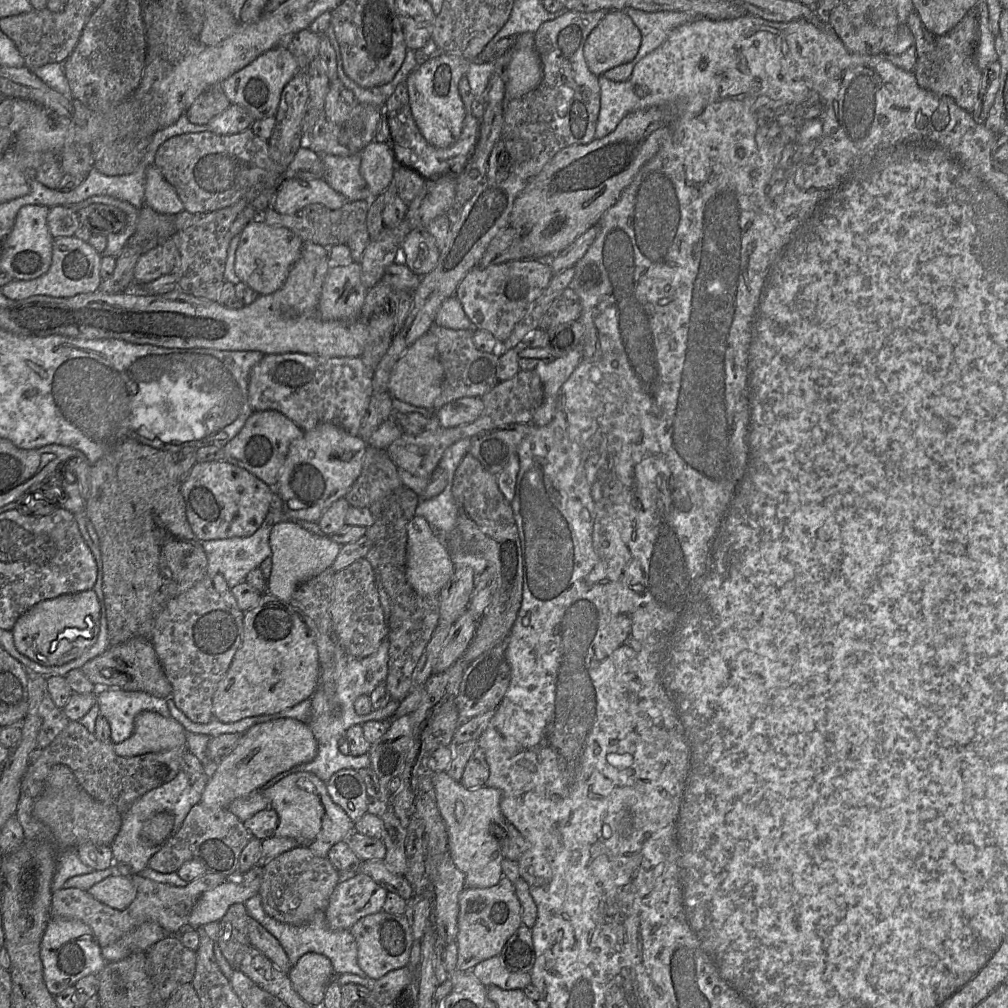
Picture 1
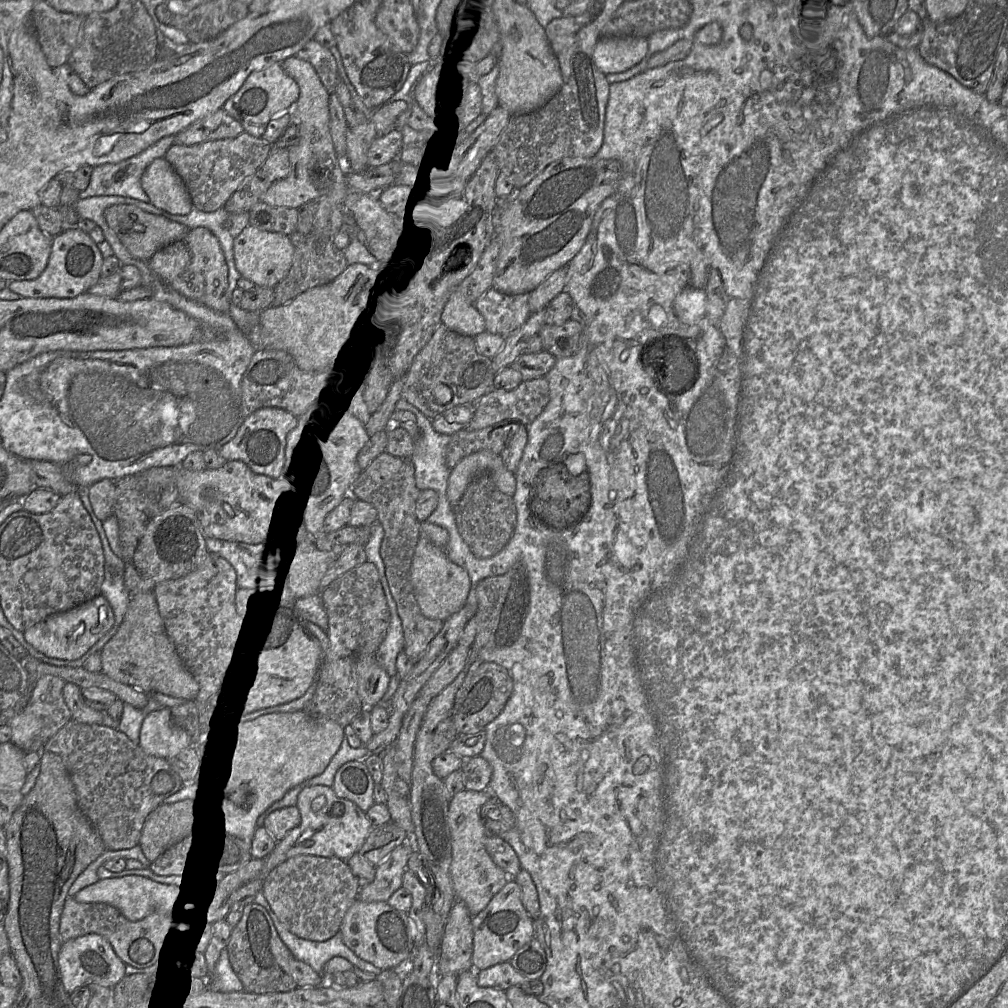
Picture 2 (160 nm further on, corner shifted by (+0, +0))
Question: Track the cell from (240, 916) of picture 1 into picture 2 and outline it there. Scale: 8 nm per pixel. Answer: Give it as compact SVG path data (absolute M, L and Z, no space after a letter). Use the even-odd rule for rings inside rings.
M250 903L243 907L241 917L230 928L225 949L245 992L288 992L298 987L290 973L290 962L295 958L278 936L270 916L261 905Z

